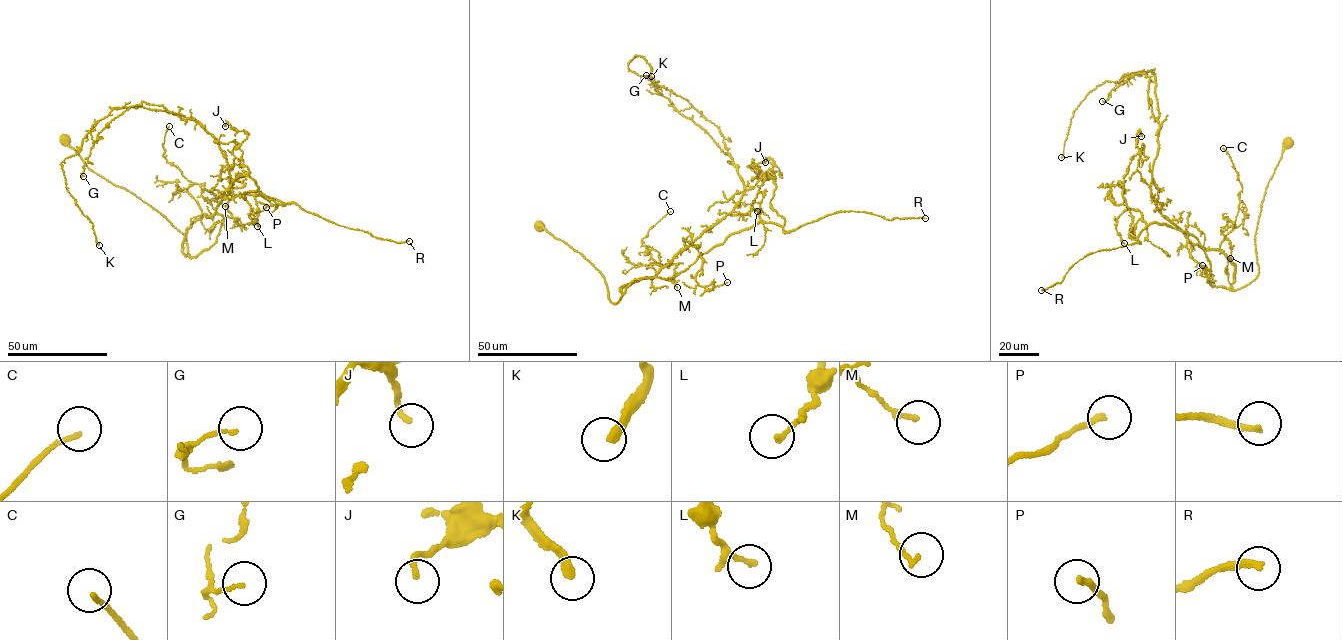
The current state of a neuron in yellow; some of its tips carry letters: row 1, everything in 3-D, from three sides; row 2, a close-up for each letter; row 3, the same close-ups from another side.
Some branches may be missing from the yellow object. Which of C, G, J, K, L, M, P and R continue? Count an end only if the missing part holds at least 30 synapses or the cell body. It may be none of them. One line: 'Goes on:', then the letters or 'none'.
Goes on: R

